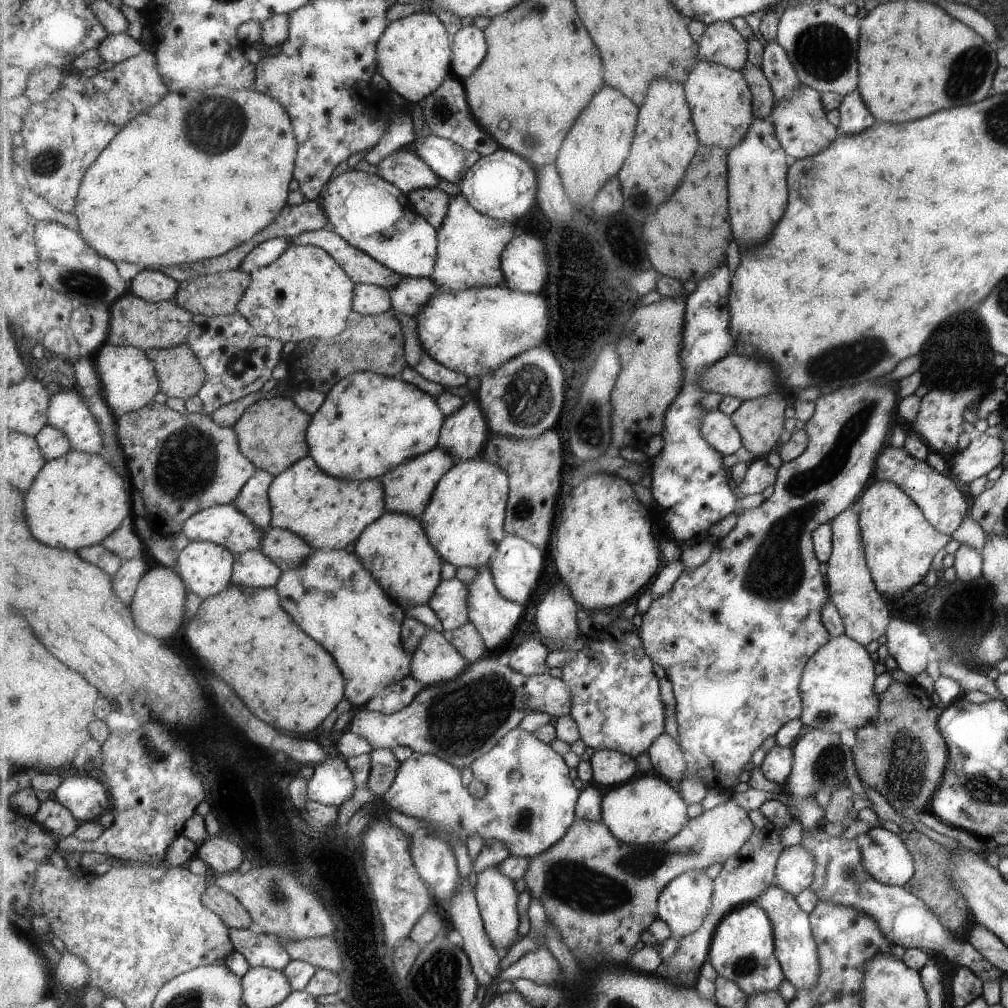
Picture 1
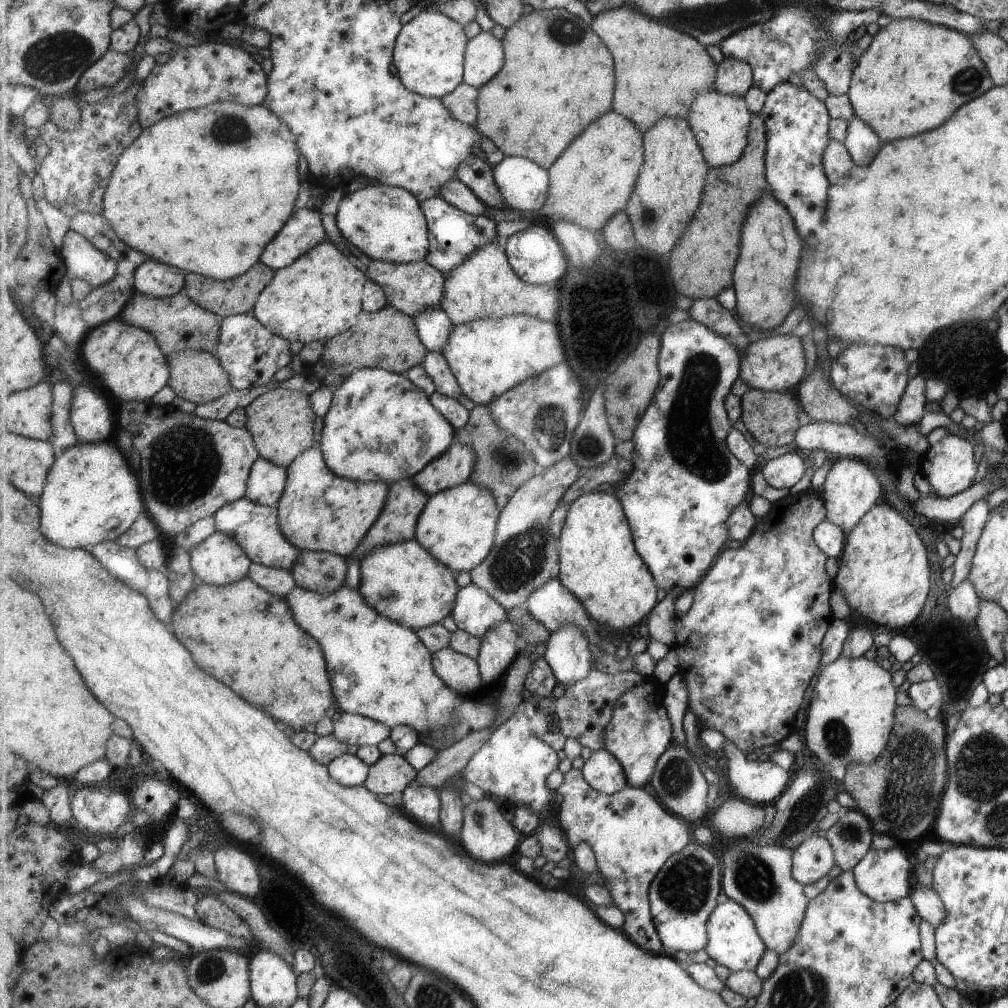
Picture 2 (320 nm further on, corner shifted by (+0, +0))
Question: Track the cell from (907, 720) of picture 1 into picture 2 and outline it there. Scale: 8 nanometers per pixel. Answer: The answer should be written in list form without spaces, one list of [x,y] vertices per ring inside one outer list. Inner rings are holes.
[[[899,706],[894,711],[894,728],[891,728],[887,740],[887,752],[879,752],[879,756],[871,764],[849,762],[845,767],[843,789],[858,809],[871,820],[873,831],[877,835],[886,835],[906,848],[915,844],[921,838],[931,822],[935,820],[935,810],[941,800],[941,792],[947,780],[947,764],[945,764],[945,728],[941,717],[927,718],[927,712],[918,710],[915,706]]]

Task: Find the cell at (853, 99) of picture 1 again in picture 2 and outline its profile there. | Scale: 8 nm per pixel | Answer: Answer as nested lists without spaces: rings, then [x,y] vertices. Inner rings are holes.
[[[854,115],[847,120],[842,144],[846,146],[851,160],[858,166],[867,166],[867,162],[871,162],[877,150],[881,148],[877,134]]]

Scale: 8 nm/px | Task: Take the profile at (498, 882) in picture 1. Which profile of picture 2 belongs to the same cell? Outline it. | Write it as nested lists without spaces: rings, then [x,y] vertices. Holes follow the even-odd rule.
[[[491,798],[472,801],[464,810],[464,826],[459,841],[467,854],[473,856],[475,860],[483,864],[505,862],[505,858],[509,858],[513,852],[518,850],[522,840],[523,836],[519,834],[519,830],[511,822],[505,820],[498,804]]]

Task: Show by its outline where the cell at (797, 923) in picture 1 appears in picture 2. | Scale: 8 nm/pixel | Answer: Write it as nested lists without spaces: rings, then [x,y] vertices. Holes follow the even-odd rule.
[[[752,837],[735,840],[722,858],[723,891],[728,899],[743,904],[749,910],[767,949],[775,950],[779,956],[783,956],[797,942],[809,903],[805,896],[805,886],[794,876],[794,852],[781,844],[763,846],[759,839]]]

